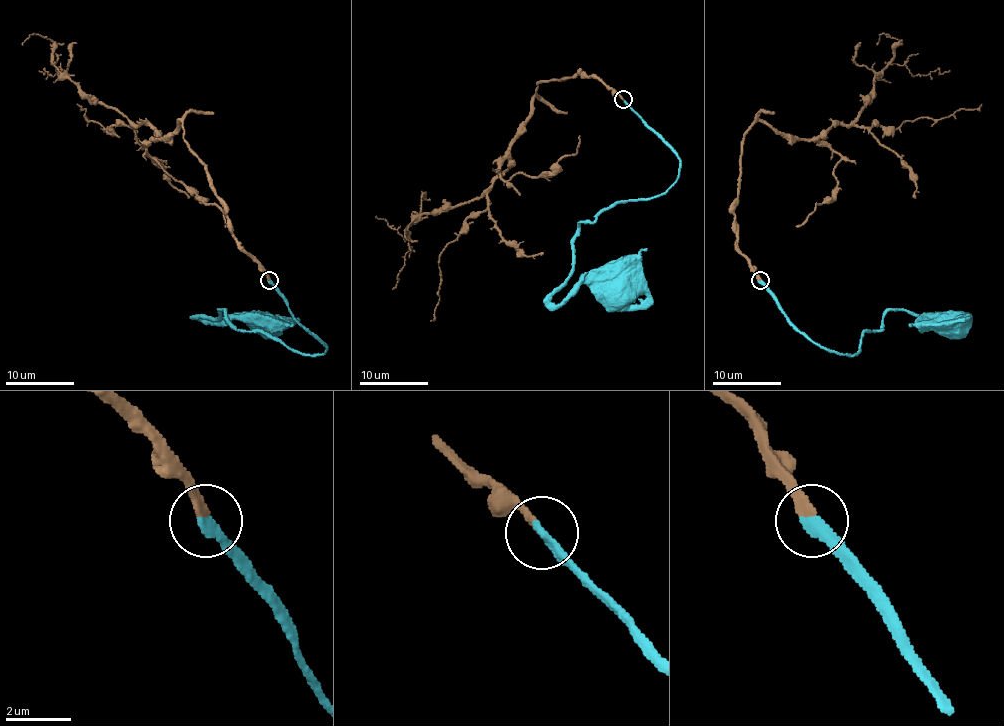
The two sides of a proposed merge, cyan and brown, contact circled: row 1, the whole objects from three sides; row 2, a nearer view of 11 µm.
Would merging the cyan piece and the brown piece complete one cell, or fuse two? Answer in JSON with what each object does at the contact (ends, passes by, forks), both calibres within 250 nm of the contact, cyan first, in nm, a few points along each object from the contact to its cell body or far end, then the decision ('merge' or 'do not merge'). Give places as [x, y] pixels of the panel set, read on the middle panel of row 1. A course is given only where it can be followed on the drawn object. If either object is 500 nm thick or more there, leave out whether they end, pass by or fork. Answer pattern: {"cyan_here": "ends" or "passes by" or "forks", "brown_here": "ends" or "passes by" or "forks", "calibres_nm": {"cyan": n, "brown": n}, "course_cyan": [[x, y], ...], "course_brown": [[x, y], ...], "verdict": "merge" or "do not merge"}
{"cyan_here": "ends", "brown_here": "ends", "calibres_nm": {"cyan": 360, "brown": 280}, "course_cyan": [[623, 99], [680, 168], [661, 194], [580, 223], [572, 276], [551, 302], [582, 283], [616, 291]], "course_brown": [[621, 99], [599, 77], [537, 84], [510, 165], [479, 197], [423, 212], [406, 230], [392, 290]], "verdict": "merge"}

